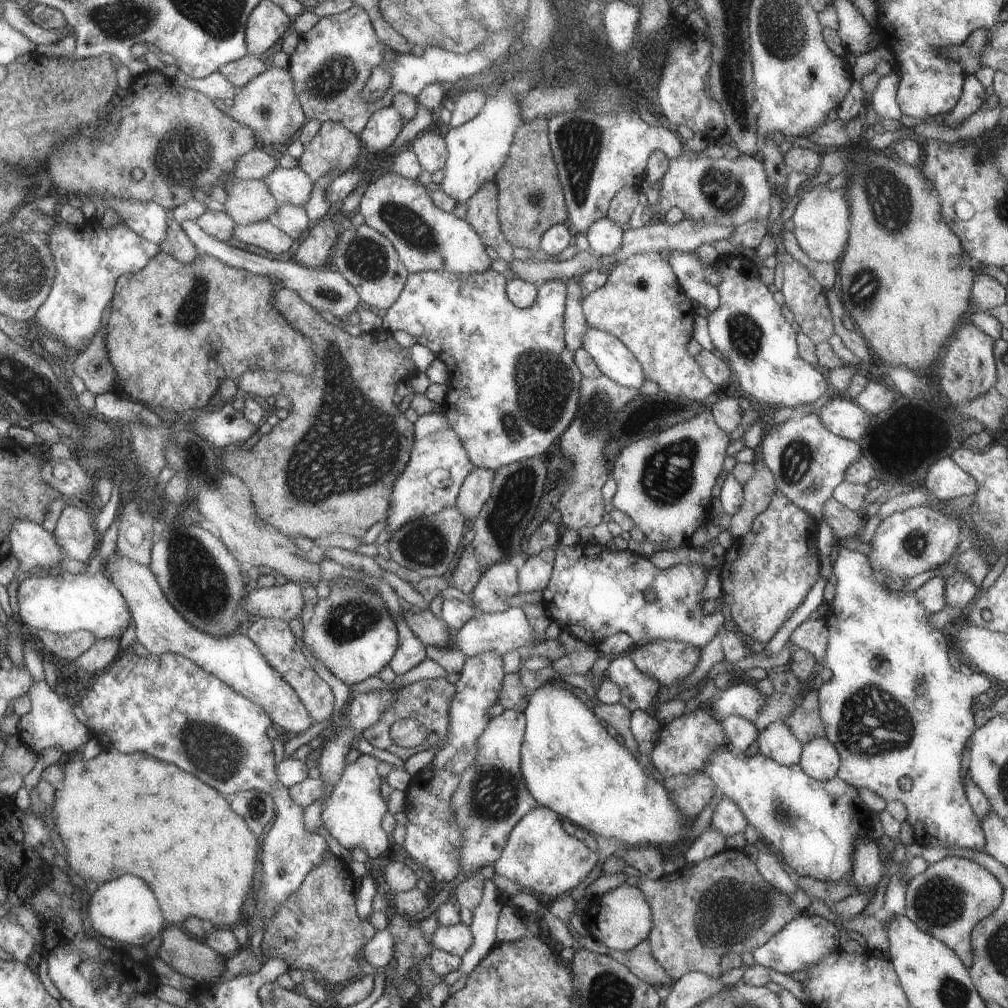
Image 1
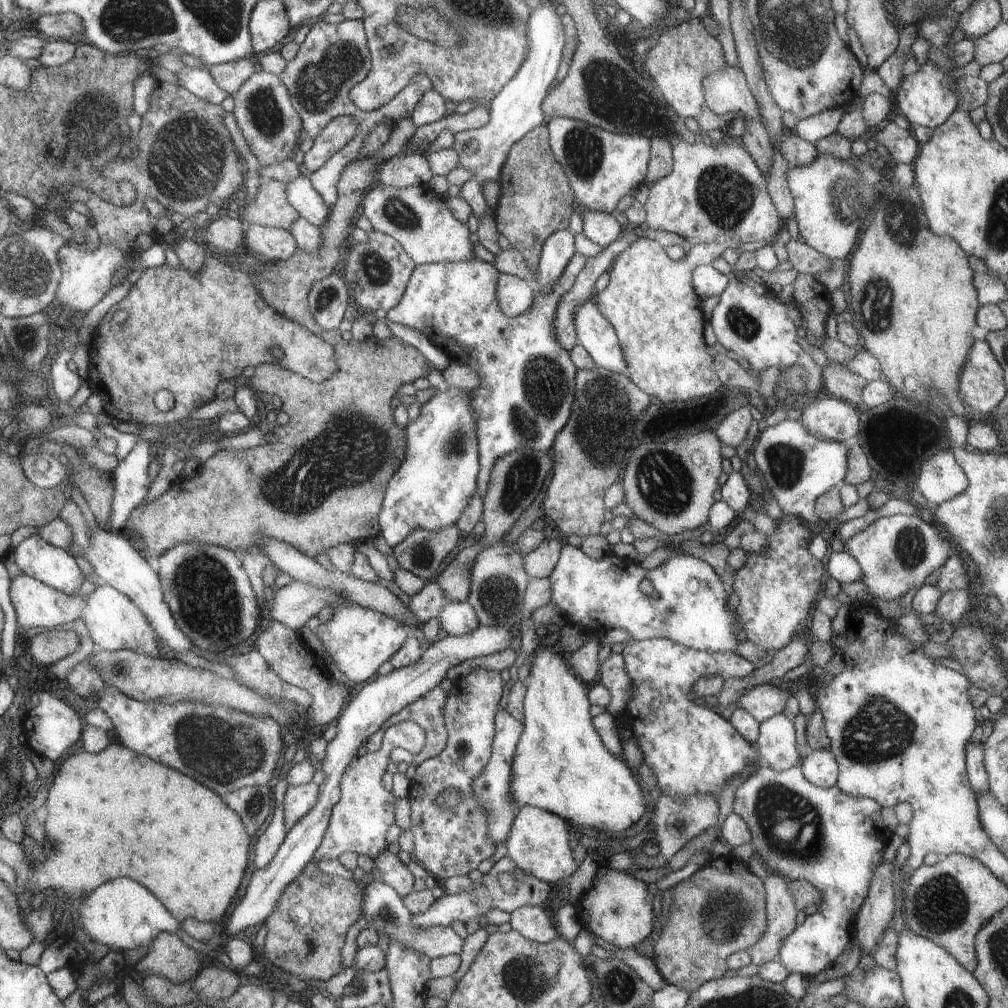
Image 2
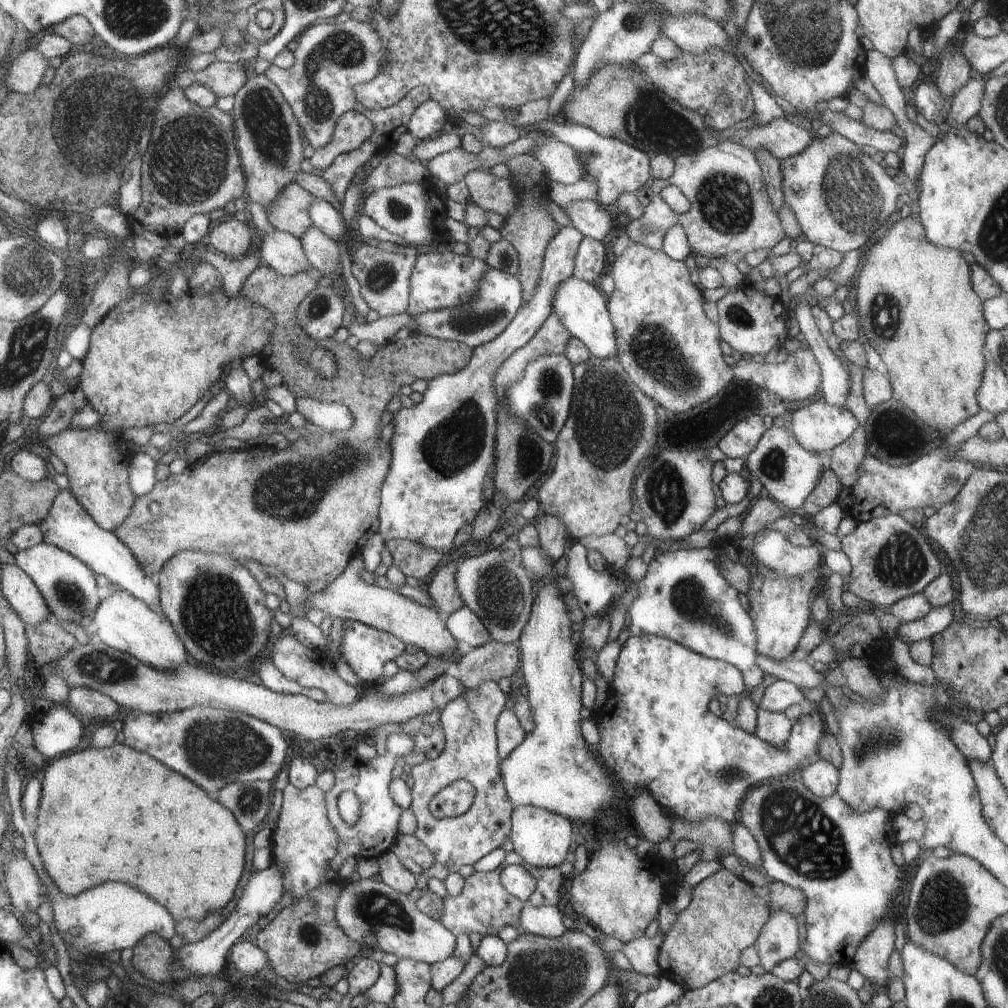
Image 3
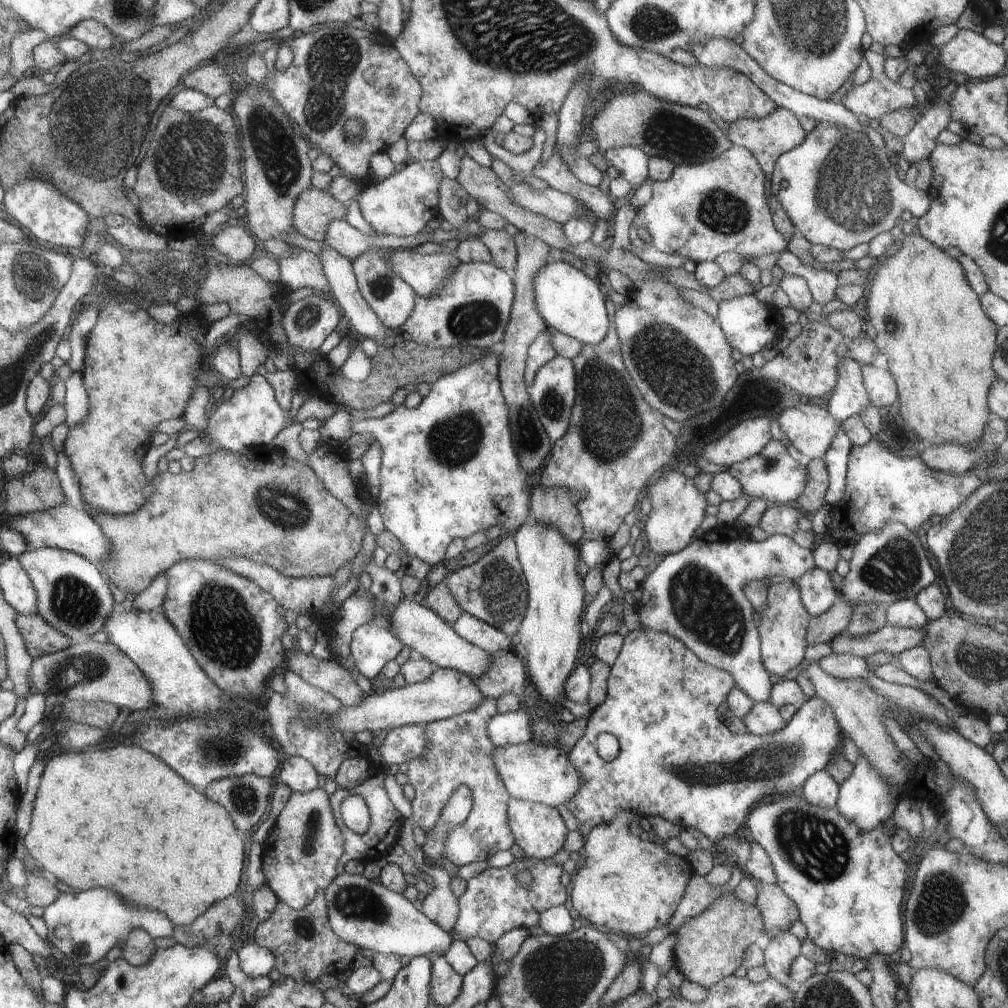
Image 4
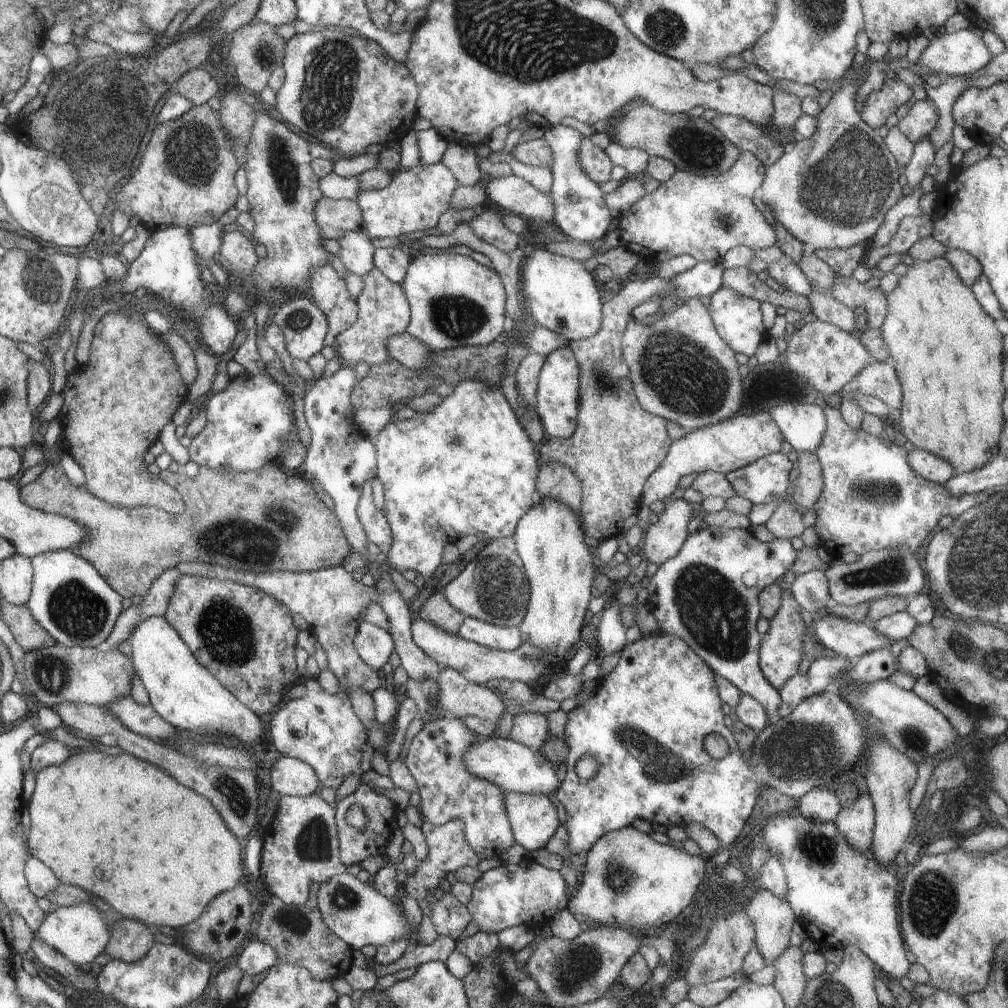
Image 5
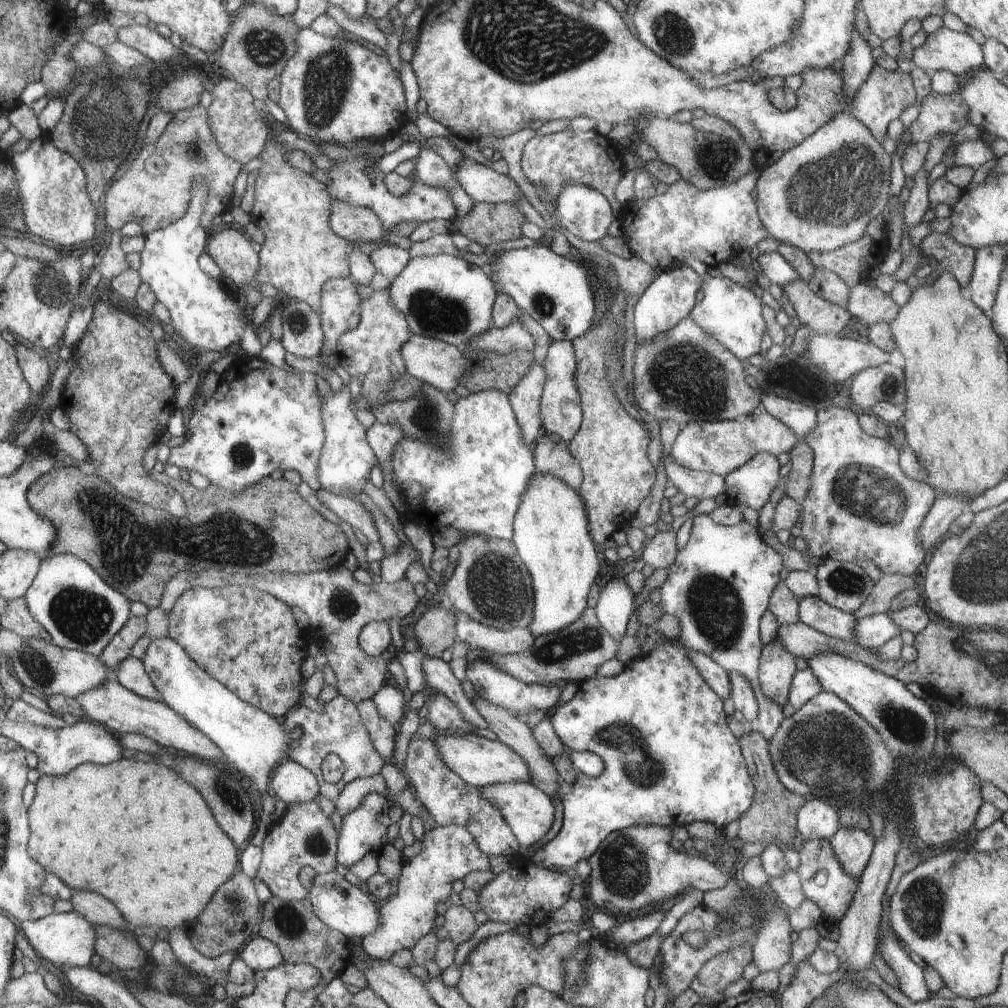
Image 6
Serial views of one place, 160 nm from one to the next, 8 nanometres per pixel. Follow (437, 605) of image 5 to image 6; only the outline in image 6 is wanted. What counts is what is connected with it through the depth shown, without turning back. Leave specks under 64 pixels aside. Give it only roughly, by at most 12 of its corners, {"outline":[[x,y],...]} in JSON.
{"outline":[[440,606],[414,624],[426,657],[440,658],[458,639],[454,610]]}

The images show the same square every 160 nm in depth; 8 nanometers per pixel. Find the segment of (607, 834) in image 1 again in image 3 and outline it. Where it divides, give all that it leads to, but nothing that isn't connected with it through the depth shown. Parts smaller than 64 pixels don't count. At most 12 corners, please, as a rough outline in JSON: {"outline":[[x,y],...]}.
{"outline":[[522,548],[517,640],[535,722],[500,760],[514,806],[592,827],[624,791],[580,734],[582,673],[555,560]]}

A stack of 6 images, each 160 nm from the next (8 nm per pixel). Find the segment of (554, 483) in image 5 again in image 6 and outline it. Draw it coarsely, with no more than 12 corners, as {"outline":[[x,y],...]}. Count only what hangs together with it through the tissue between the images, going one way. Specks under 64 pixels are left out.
{"outline":[[544,435],[533,446],[538,473],[578,491],[583,470],[566,441]]}

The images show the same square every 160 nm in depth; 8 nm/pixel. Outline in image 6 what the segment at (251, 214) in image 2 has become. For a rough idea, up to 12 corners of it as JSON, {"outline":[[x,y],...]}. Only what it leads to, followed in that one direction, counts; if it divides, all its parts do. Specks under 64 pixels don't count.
{"outline":[[333,201],[329,223],[360,245],[382,244],[388,234],[373,209]]}

